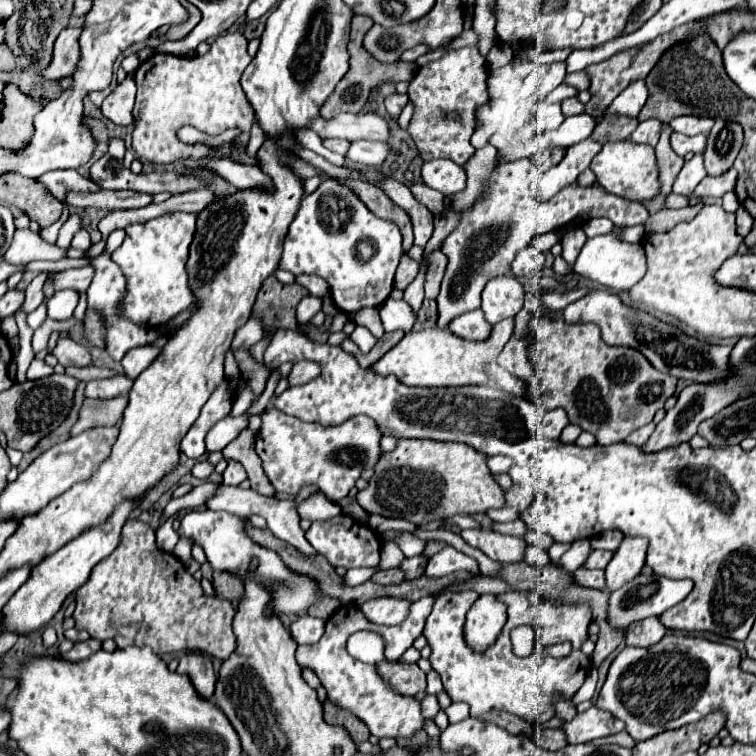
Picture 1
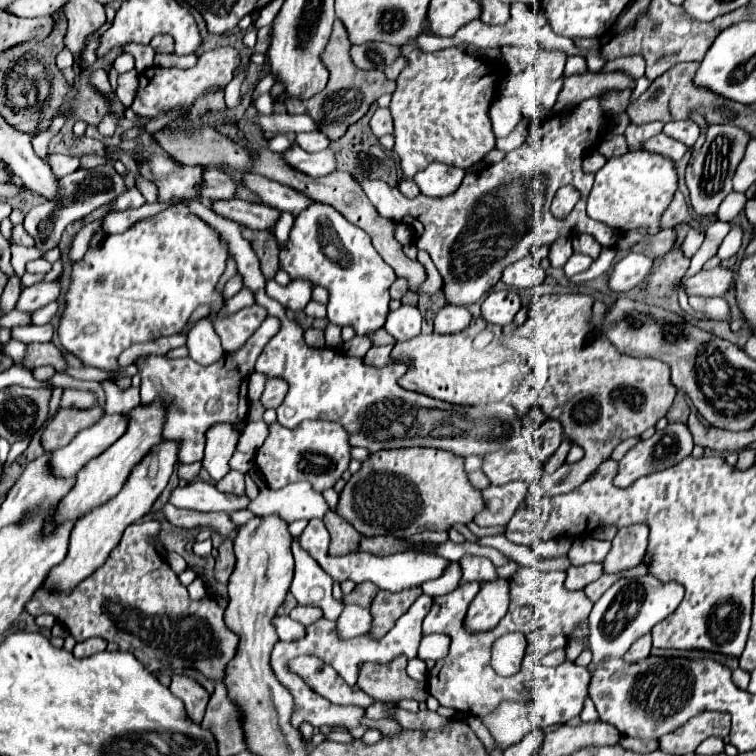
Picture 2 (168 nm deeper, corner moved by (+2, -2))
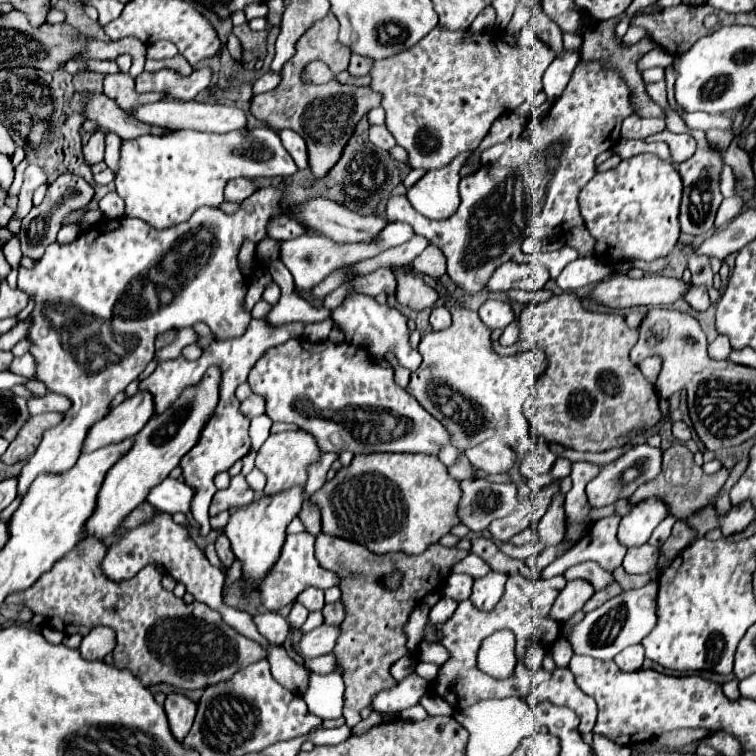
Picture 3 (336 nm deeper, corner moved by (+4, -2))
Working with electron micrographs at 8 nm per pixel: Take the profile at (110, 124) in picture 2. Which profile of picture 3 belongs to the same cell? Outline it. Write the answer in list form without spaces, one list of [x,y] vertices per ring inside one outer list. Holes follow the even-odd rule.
[[[93,132],[89,142],[83,146],[83,154],[85,154],[85,160],[89,164],[97,164],[103,160],[105,156],[105,134],[103,132]]]

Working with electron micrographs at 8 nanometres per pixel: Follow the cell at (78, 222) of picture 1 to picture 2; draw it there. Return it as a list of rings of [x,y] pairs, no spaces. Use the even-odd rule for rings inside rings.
[[[17,244],[11,245],[11,264],[15,273],[19,278],[25,274],[25,266],[28,261],[40,258],[44,254],[44,250],[35,247],[25,247]]]

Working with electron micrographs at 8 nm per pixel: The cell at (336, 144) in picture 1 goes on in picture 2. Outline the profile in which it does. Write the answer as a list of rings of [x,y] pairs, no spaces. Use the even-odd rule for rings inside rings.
[[[299,132],[295,134],[295,144],[305,152],[321,152],[329,146],[329,140],[321,132]]]

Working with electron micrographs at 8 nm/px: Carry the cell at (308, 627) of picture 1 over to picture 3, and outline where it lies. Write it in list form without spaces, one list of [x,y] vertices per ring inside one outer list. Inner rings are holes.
[[[265,612],[253,618],[257,624],[257,630],[271,642],[271,644],[283,644],[289,636],[289,622],[277,612]]]

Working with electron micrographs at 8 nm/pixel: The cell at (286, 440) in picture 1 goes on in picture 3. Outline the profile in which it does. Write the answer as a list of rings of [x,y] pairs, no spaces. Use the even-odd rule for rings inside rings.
[[[287,430],[287,432],[271,434],[265,440],[265,444],[259,448],[257,460],[255,460],[255,466],[267,476],[265,494],[273,496],[287,488],[293,488],[293,486],[305,488],[307,478],[309,478],[309,466],[315,464],[321,458],[321,454],[323,452],[319,452],[319,444],[315,444],[315,436],[311,436],[309,432]]]

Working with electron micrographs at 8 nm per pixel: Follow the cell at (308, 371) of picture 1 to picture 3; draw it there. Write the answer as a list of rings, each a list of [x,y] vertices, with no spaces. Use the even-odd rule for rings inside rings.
[[[249,396],[247,400],[241,402],[241,412],[249,418],[255,418],[255,416],[261,416],[265,414],[265,404],[263,404],[263,396]]]

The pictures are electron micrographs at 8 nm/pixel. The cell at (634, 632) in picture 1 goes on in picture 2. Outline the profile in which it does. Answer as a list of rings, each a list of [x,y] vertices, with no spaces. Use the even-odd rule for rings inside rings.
[[[641,636],[641,640],[637,640],[623,656],[625,662],[637,662],[637,660],[643,660],[647,658],[651,652],[651,636]]]

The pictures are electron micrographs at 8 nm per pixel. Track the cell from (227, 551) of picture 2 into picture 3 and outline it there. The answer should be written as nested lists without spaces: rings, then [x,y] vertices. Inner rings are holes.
[[[221,534],[221,536],[217,538],[215,548],[217,548],[217,556],[219,556],[219,560],[221,560],[221,562],[223,562],[223,566],[229,570],[229,568],[231,568],[231,564],[235,562],[235,554],[231,552],[231,546],[229,546],[229,540],[227,540],[227,536],[225,536],[225,534]]]

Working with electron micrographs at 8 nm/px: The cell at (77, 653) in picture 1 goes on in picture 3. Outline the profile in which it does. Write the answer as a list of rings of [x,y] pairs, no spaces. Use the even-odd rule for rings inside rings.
[[[97,626],[83,638],[79,652],[85,660],[103,660],[113,648],[115,648],[115,632],[107,626]]]

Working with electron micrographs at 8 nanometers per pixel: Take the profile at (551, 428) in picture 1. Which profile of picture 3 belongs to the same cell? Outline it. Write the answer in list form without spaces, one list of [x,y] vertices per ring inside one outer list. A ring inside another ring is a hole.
[[[539,442],[539,444],[535,446],[535,450],[529,452],[519,464],[519,468],[525,470],[525,472],[521,472],[521,474],[523,474],[525,478],[533,478],[533,476],[537,476],[537,474],[549,472],[551,466],[553,466],[553,462],[555,462],[555,458],[557,458],[557,456],[549,450],[549,446],[547,446],[545,442]]]

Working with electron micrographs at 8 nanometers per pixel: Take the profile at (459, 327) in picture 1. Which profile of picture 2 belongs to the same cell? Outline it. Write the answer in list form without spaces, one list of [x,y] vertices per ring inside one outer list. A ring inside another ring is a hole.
[[[447,304],[435,316],[435,332],[437,334],[461,332],[463,328],[467,328],[469,320],[471,320],[471,312],[467,308]]]

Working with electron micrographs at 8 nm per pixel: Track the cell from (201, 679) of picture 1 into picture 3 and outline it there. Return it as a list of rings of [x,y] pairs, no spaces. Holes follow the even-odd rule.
[[[171,692],[165,700],[165,712],[167,712],[173,736],[177,740],[183,740],[187,736],[187,732],[191,730],[191,724],[195,720],[197,702],[193,702],[191,698],[187,698],[183,694]]]

